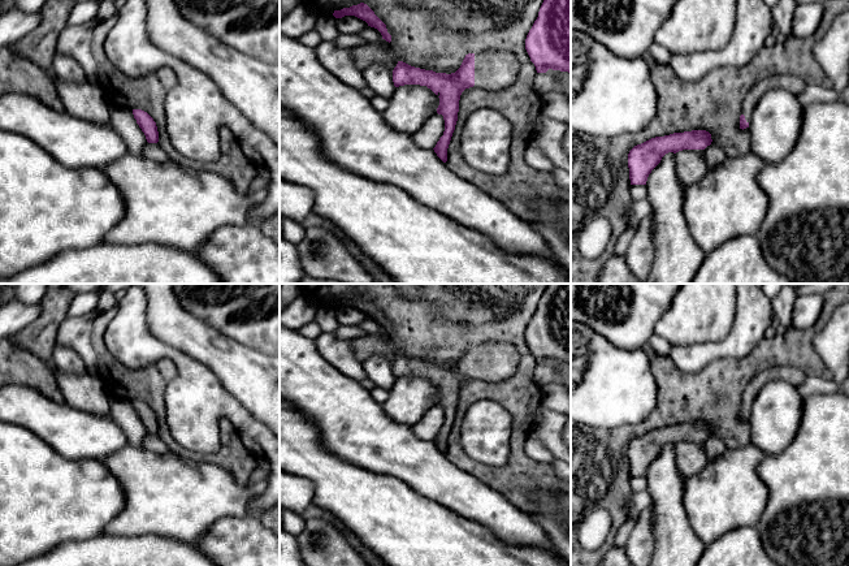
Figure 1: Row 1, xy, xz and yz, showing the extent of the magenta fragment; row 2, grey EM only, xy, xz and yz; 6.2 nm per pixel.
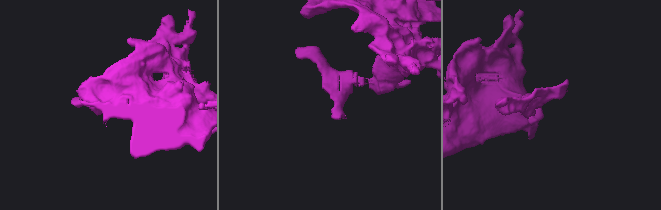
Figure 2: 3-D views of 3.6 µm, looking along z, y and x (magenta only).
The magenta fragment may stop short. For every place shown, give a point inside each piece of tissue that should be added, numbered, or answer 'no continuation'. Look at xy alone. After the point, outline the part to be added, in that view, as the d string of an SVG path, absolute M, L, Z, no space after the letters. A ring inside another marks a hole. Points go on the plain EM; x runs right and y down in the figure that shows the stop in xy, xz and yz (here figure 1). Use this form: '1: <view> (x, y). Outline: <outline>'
no continuation

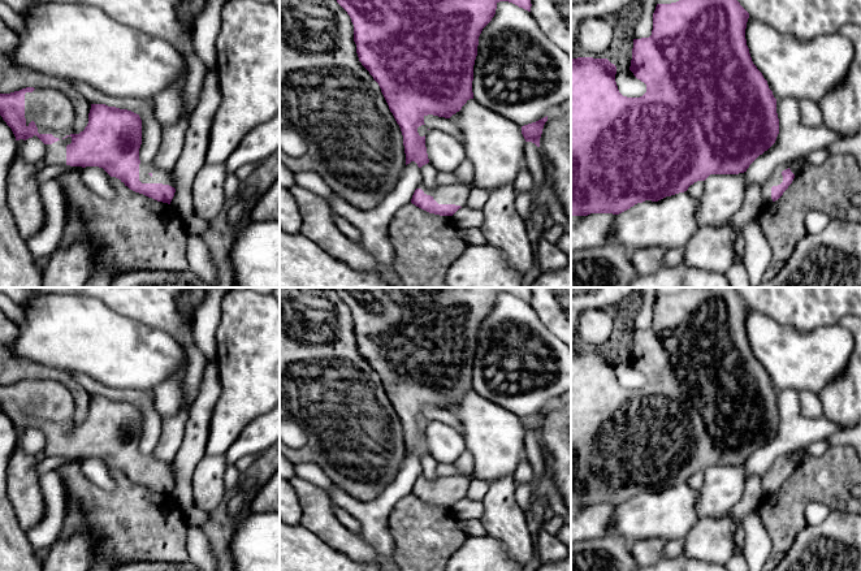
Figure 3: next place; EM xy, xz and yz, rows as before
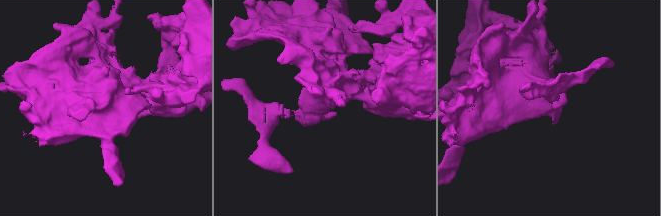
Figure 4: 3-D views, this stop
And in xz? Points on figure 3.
1: xz (458, 485). Outline: M420 475L417 480L421 480L424 485L430 486L438 496L455 496L460 498L467 497L471 483L471 477L463 475L438 477L434 481L429 481Z

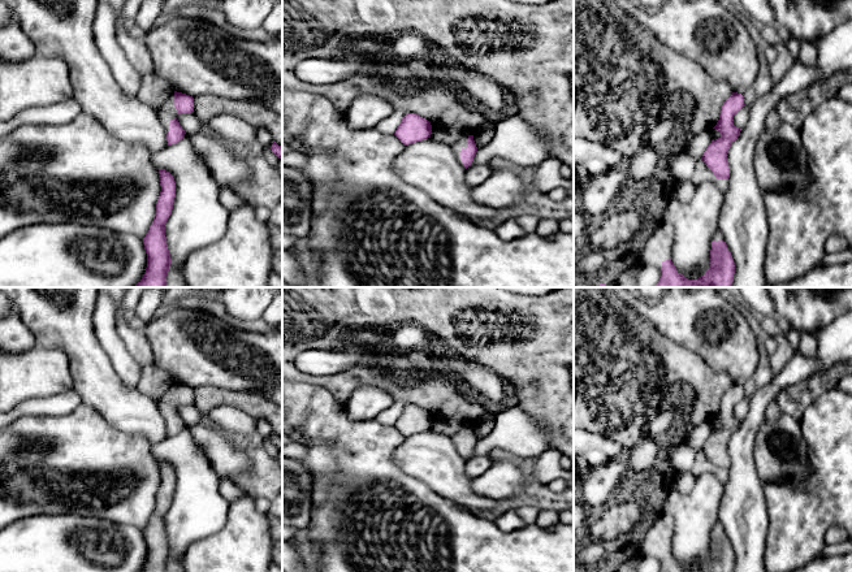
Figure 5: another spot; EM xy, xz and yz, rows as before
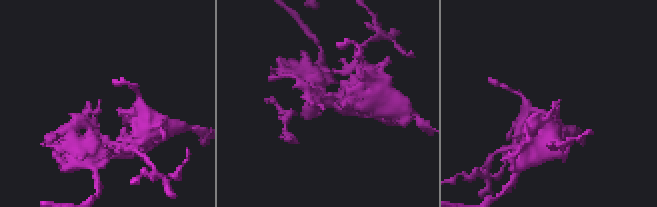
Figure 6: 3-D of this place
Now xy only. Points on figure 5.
1: xy (167, 403). Outline: M174 384L169 387L169 390L156 399L159 410L165 420L165 424L169 422L169 413L177 410L177 400L174 398Z

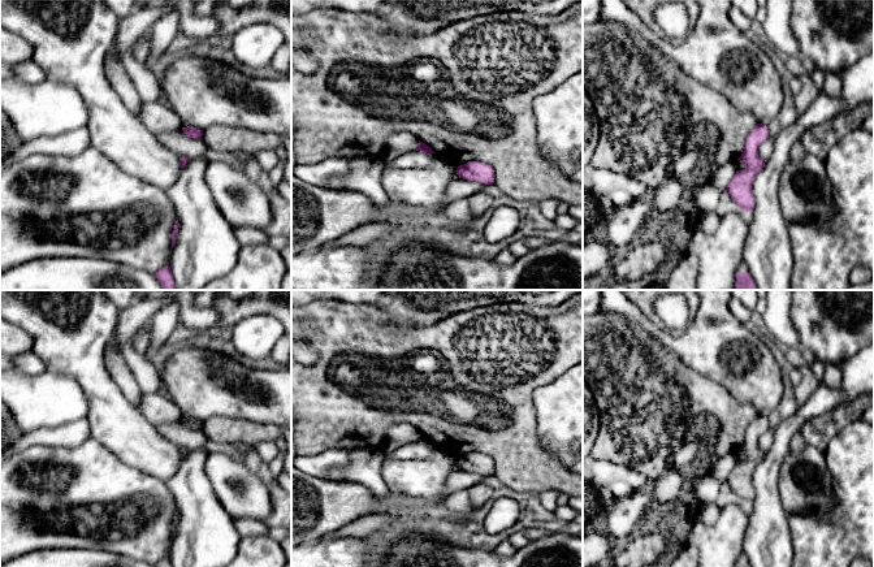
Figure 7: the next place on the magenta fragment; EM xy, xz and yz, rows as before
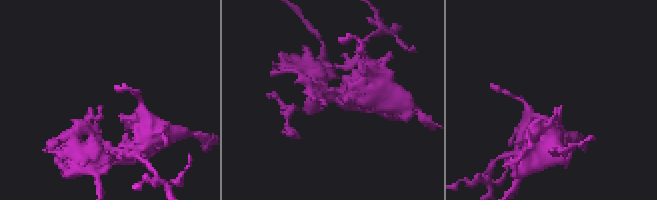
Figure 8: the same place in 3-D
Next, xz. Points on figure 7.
no continuation

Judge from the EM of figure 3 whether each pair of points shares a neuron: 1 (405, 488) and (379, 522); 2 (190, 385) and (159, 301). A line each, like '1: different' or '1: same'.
1: same
2: same

